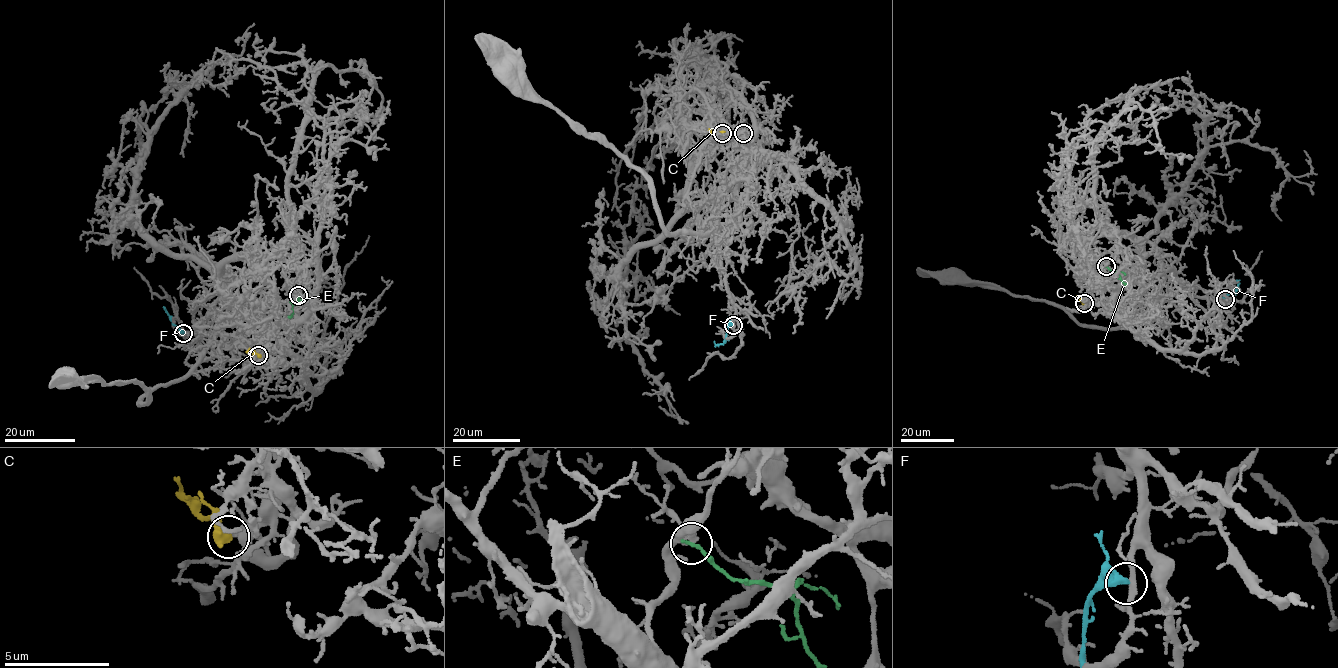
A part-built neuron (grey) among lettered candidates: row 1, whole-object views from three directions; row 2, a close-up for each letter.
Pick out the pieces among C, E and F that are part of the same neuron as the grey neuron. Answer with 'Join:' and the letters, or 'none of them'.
Join: C

